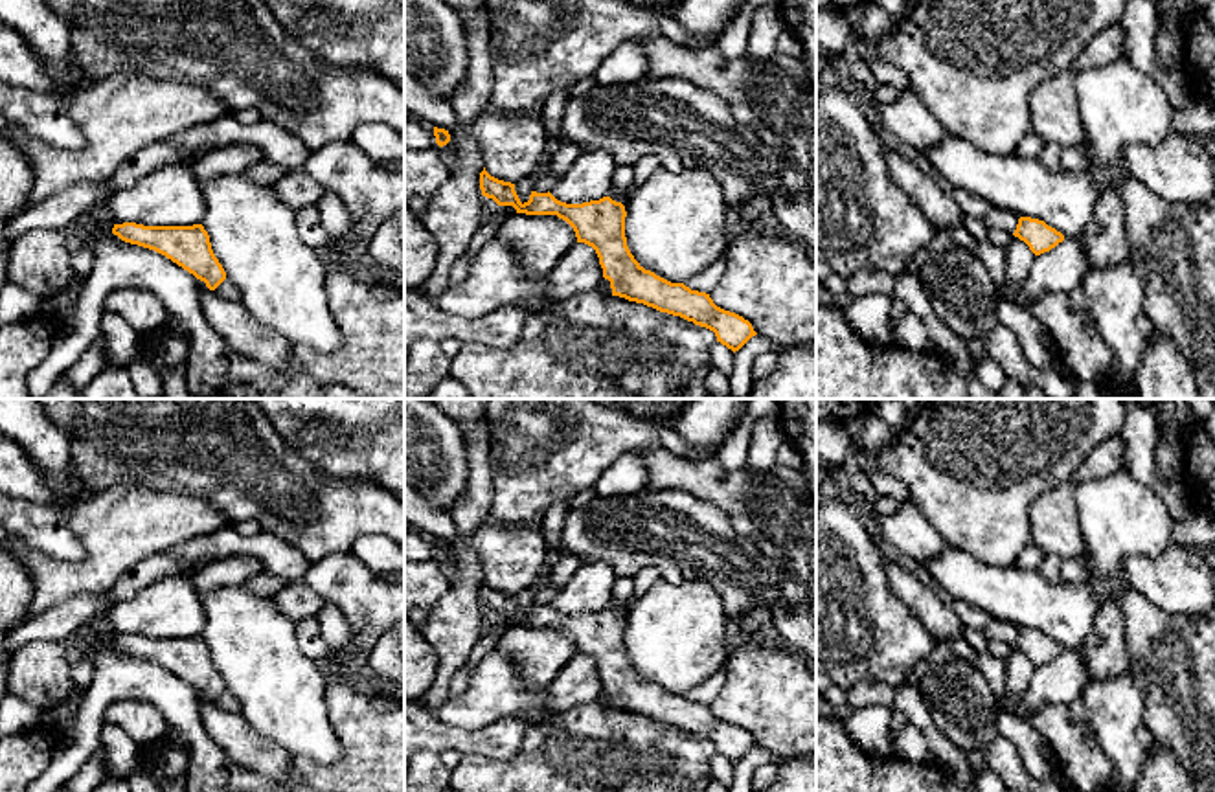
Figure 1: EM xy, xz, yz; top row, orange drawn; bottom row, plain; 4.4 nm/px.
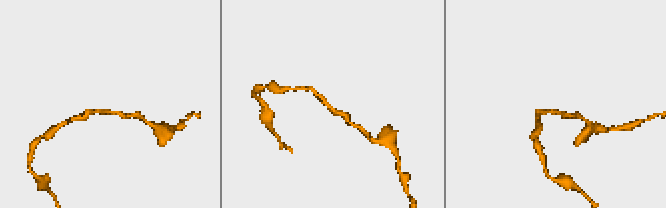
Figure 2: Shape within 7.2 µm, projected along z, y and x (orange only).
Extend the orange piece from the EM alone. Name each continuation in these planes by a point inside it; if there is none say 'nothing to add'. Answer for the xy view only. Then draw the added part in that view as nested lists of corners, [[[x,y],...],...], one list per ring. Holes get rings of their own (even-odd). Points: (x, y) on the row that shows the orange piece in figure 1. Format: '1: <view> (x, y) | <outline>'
nothing to add

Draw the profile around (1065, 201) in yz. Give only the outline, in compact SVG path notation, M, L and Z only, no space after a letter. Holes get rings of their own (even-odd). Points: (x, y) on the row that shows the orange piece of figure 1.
M958 136L921 153L954 189L965 189L1018 217L1044 221L1064 237L1084 232L1101 197L1088 173L1053 173L1039 158L991 154Z

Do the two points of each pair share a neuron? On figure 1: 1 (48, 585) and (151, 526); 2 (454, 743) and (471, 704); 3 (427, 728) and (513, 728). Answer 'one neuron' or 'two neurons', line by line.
1: one neuron
2: two neurons
3: one neuron

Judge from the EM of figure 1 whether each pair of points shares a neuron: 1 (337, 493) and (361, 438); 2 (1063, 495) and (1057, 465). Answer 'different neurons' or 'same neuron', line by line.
1: different neurons
2: different neurons

